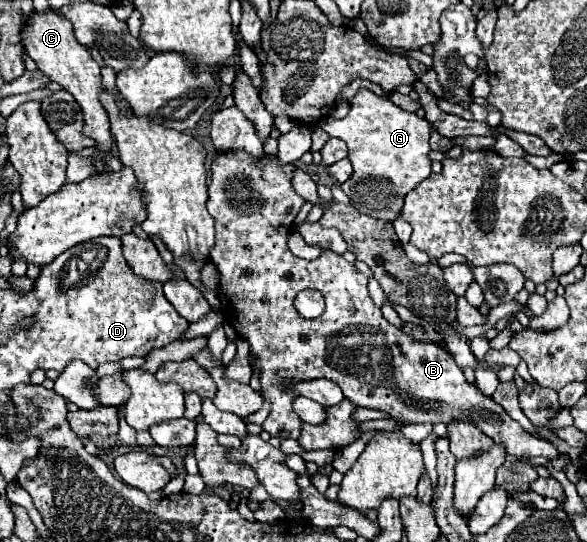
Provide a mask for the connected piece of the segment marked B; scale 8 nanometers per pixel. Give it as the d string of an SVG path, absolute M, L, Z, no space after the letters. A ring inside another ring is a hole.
M236 151L236 153L218 153L216 159L214 159L214 163L212 163L212 183L210 183L210 187L208 187L208 195L210 195L210 197L208 197L206 207L208 207L208 213L210 213L210 215L214 217L214 221L216 221L216 245L214 245L212 251L210 251L210 261L216 265L218 273L220 273L220 289L218 289L220 311L224 311L224 319L226 319L228 323L232 323L232 327L236 329L236 333L238 333L242 339L248 339L248 343L250 343L250 353L256 357L256 365L258 365L260 371L262 371L262 375L260 375L262 395L264 395L266 401L270 403L270 413L268 413L266 421L262 423L262 427L264 427L272 437L278 437L278 439L286 439L286 437L296 439L296 437L300 435L300 423L302 423L302 421L300 421L300 417L294 415L294 409L292 409L292 401L294 401L296 395L294 395L294 393L284 393L284 391L282 391L282 381L286 381L286 383L296 383L296 381L308 381L308 379L326 377L326 379L330 379L330 381L334 381L334 383L342 389L344 397L350 399L350 401L354 401L358 407L370 407L370 409L386 411L392 419L396 419L396 421L400 421L400 423L402 423L402 421L404 421L404 423L438 423L438 421L442 421L442 423L450 425L450 423L454 423L454 421L466 421L466 423L476 425L482 433L486 433L488 437L492 437L494 443L502 445L502 447L506 449L506 453L510 453L510 455L514 455L514 457L518 457L518 459L520 459L520 457L538 457L538 455L544 455L544 457L552 459L552 457L558 455L558 451L554 449L554 445L552 445L550 441L540 439L540 437L534 437L532 433L524 431L524 429L504 411L502 405L498 405L492 397L486 397L476 385L468 383L468 381L464 379L462 369L456 367L454 359L452 359L442 347L438 347L438 345L434 345L434 343L430 343L430 341L412 339L412 337L404 335L398 327L390 325L390 323L382 317L380 307L376 307L376 305L372 303L372 299L368 297L368 289L366 289L368 279L366 279L362 273L358 273L356 267L354 267L352 263L348 263L342 255L336 255L336 253L332 253L332 251L322 251L322 255L320 255L318 259L314 259L314 261L306 261L306 259L300 259L300 257L292 255L290 249L286 247L286 237L288 237L290 231L292 231L292 221L294 221L296 213L298 213L300 207L304 205L304 199L302 199L302 197L292 189L292 185L290 185L294 165L290 165L290 163L288 163L288 165L280 165L280 163L272 161L270 165L266 165L266 167L260 169L260 167L256 165L256 161L258 161L258 159L252 161L252 157L248 157L246 153L240 153L240 151ZM302 289L316 289L316 291L320 291L320 293L324 295L324 299L326 299L326 309L324 309L324 313L322 313L320 317L316 317L316 319L306 319L306 317L302 317L302 315L294 309L294 305L292 305L292 303L294 303L294 295L298 295Z

